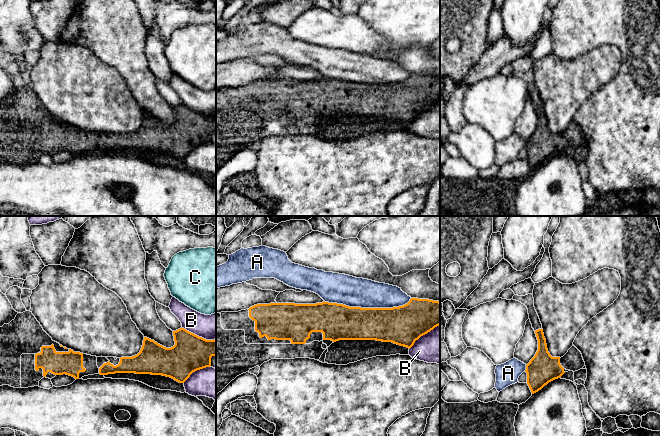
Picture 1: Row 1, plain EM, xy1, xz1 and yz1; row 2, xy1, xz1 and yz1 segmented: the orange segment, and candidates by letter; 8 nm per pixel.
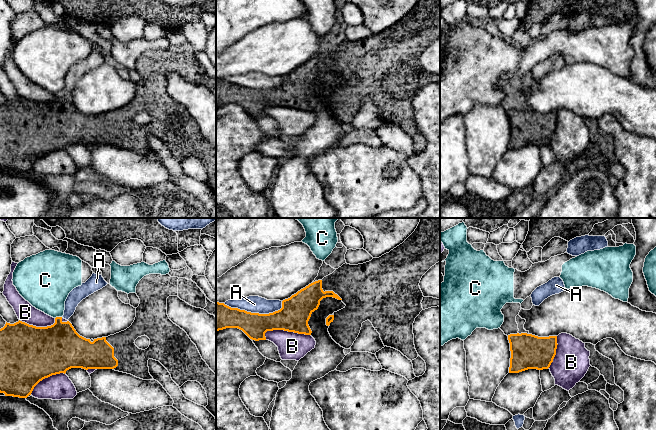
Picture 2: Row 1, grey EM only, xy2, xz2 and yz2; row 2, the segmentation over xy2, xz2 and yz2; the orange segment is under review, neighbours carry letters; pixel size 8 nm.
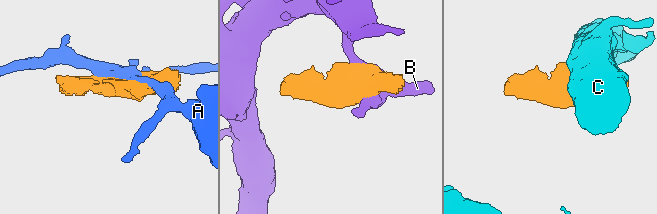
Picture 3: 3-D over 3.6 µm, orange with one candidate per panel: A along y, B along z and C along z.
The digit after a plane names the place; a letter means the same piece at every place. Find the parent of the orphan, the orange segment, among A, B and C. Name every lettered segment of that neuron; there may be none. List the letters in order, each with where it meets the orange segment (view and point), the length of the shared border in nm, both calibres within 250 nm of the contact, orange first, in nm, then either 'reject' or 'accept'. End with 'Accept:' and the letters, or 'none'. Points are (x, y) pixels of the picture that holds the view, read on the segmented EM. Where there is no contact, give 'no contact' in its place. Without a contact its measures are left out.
A: meets orange in xz1 at (367, 308); contact 700 nm long; 280 nm thick on the orange side, 240 nm on the other; reject
B: meets orange in xz2 at (287, 330); contact 380 nm long; 240 nm thick on the orange side, 220 nm on the other; reject
C: meets orange in xy2 at (58, 317); contact 60 nm long; 380 nm thick on the orange side, 360 nm on the other; reject
Accept: none

